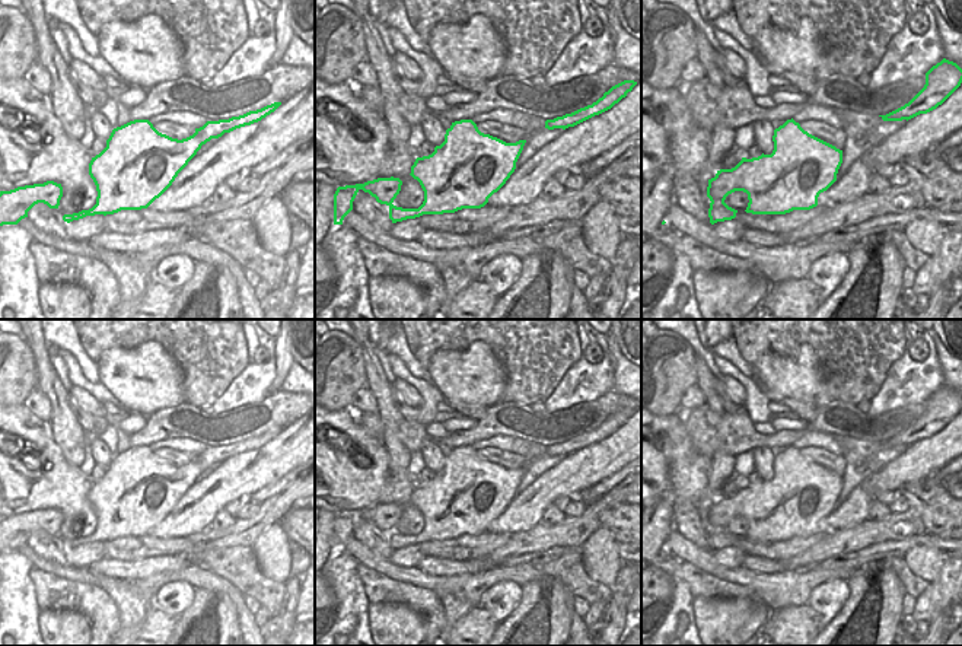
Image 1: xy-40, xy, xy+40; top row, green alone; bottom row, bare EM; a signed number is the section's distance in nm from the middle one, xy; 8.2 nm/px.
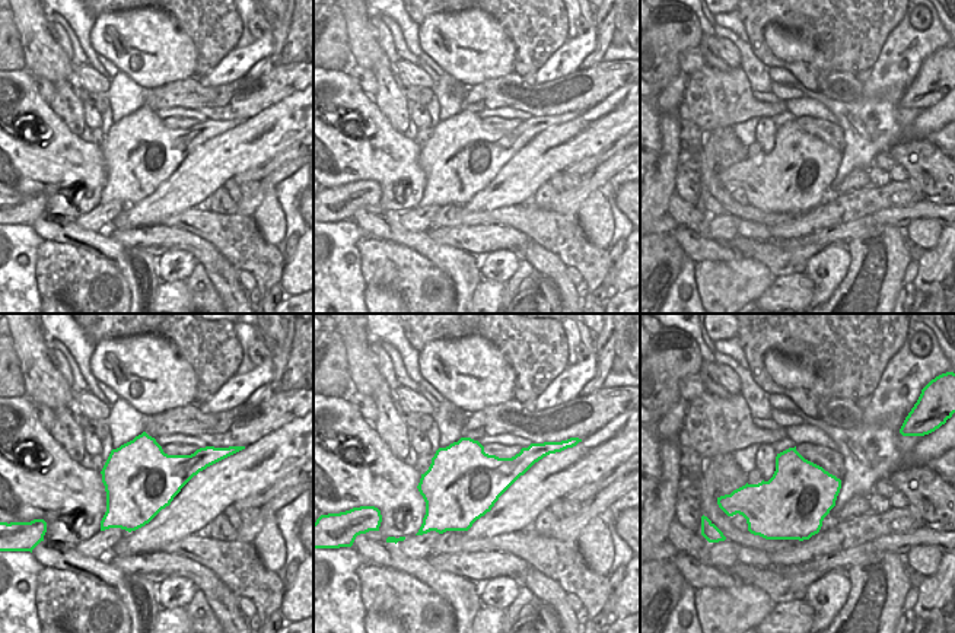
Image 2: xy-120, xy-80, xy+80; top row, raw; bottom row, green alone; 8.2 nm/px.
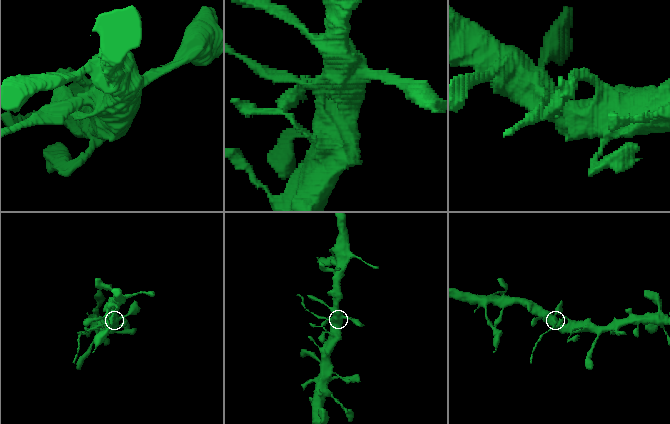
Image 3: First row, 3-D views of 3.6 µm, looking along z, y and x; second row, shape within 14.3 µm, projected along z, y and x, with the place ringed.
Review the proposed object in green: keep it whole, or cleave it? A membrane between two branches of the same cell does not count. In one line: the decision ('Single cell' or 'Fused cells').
Fused cells

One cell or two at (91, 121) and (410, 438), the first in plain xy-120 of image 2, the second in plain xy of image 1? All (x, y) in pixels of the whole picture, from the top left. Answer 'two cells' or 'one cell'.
two cells

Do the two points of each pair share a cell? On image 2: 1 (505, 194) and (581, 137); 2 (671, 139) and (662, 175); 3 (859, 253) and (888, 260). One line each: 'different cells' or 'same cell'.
1: same cell
2: same cell
3: same cell

